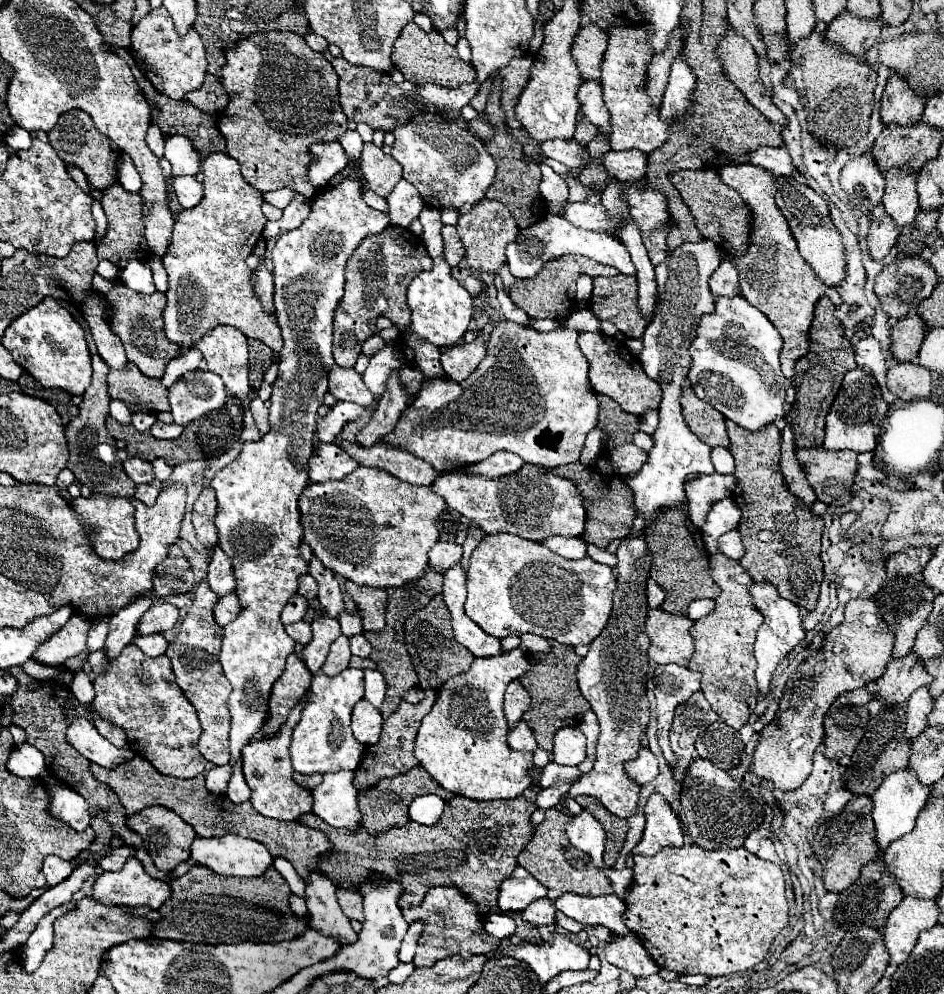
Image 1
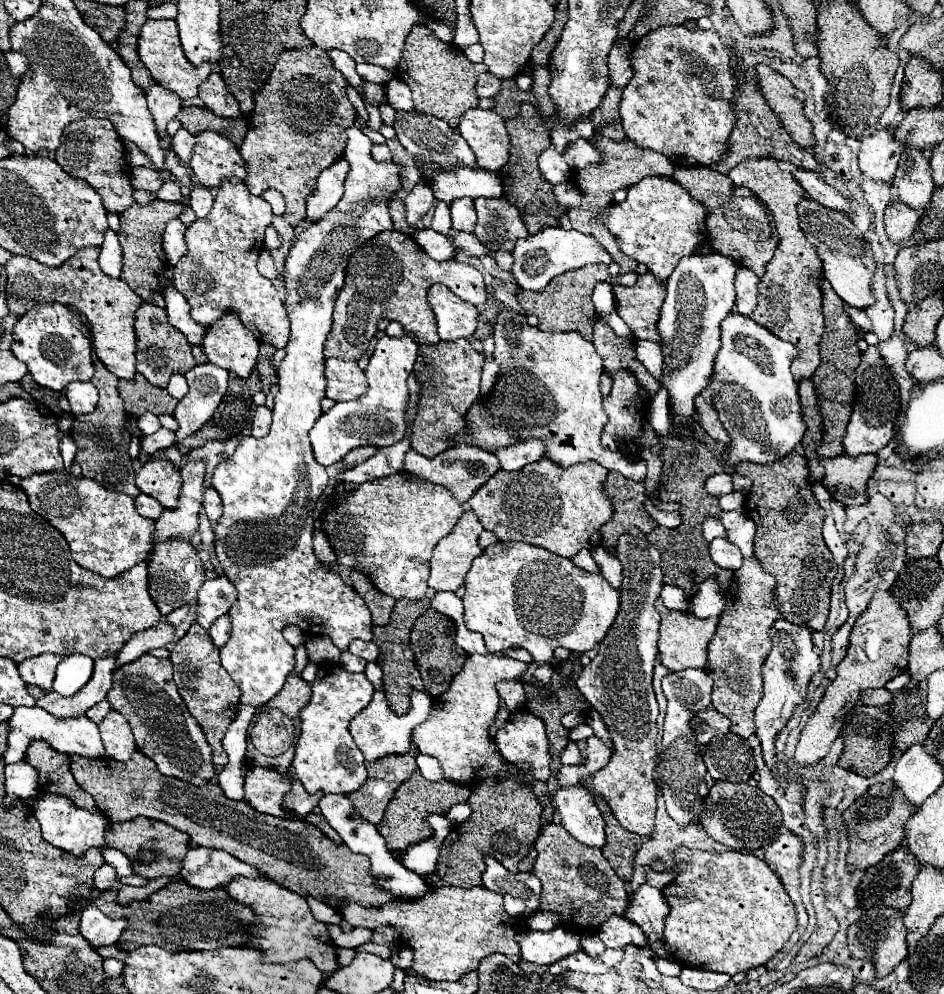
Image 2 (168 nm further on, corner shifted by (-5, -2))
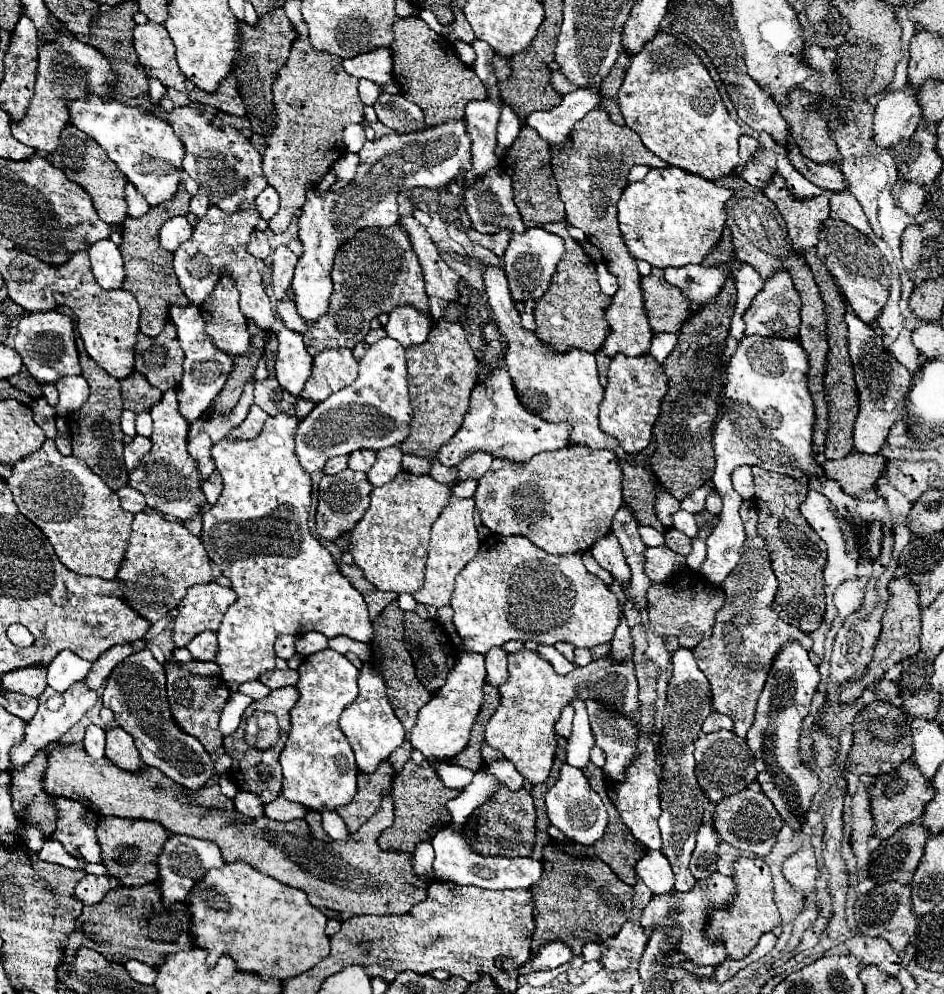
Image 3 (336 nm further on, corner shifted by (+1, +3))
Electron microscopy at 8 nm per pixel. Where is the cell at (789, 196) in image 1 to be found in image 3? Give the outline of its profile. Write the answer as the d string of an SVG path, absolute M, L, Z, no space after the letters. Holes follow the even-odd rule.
M832 217L826 221L826 227L822 227L820 243L816 245L816 249L818 249L818 257L822 259L822 263L828 267L828 271L834 275L840 289L844 291L852 311L866 325L872 325L878 319L882 307L886 305L888 293L890 293L890 271L892 271L892 267L886 261L886 257L858 229L850 227L844 221L832 219Z

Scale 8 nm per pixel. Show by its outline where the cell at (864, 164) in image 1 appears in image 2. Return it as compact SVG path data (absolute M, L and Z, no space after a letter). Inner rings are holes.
M880 128L874 136L864 138L858 152L862 176L874 182L890 184L898 170L898 160L904 148L906 146L894 138L890 128Z

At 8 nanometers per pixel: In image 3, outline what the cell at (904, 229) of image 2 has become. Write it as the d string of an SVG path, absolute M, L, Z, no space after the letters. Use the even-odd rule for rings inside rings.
M898 179L892 195L896 197L896 203L908 213L908 215L918 215L918 209L924 207L926 199L926 187L914 183L914 181L902 181Z

